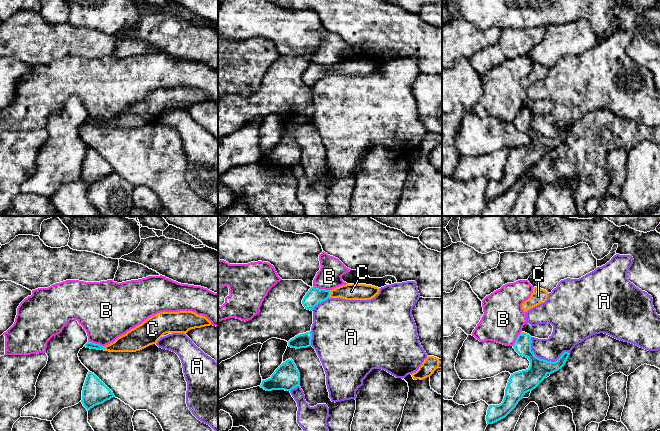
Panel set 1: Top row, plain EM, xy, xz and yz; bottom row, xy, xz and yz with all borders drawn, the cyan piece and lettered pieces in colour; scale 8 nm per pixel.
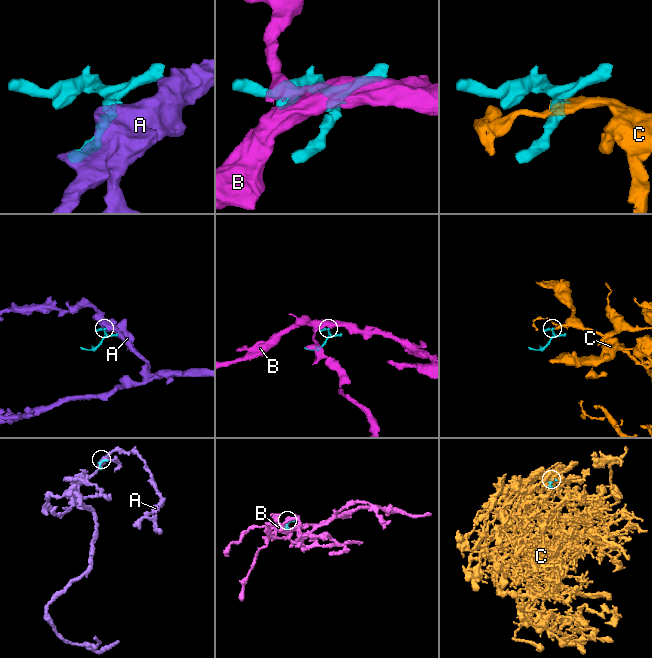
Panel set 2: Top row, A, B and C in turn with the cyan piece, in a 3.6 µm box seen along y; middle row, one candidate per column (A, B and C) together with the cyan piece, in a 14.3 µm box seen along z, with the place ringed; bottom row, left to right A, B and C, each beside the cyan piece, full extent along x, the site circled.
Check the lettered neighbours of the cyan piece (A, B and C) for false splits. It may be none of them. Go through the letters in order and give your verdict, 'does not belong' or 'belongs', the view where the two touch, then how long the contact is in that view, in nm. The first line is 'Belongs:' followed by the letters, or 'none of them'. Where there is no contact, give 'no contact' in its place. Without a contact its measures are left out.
Belongs: C
A: does not belong; meets cyan in yz; contact 340 nm long
B: does not belong; meets cyan in xy; contact 150 nm long
C: belongs; meets cyan in xz; contact 70 nm long

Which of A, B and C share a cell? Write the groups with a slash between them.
A / B / C

